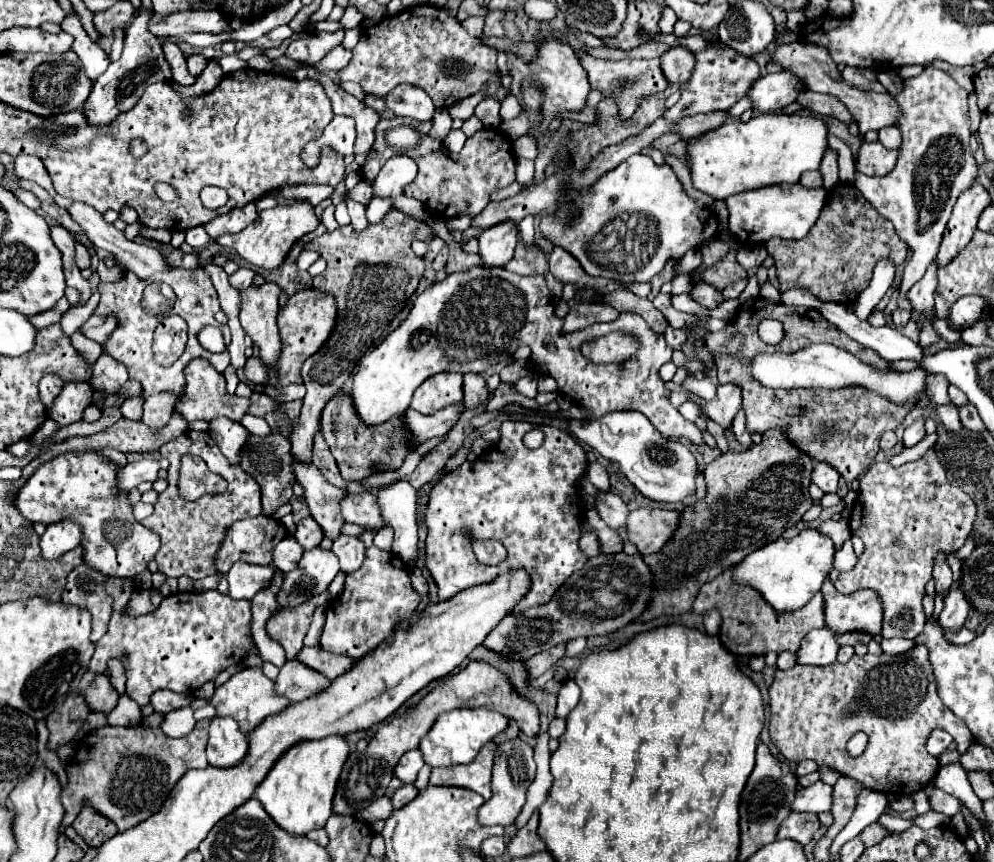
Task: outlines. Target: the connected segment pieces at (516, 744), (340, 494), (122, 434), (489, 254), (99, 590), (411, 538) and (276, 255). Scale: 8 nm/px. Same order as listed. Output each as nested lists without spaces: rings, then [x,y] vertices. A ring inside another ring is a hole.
[[[521,737],[499,743],[493,757],[493,797],[481,805],[479,823],[503,825],[503,827],[511,825],[525,805],[525,793],[527,793],[527,787],[533,783],[533,779],[535,779],[533,747]]]
[[[293,461],[293,471],[305,489],[305,501],[309,505],[311,517],[319,523],[323,537],[335,541],[341,535],[341,527],[345,523],[339,503],[347,497],[347,491],[327,483],[319,469],[311,463]]]
[[[173,415],[171,421],[169,421],[169,425],[163,427],[159,433],[153,433],[153,431],[151,431],[147,425],[143,425],[143,423],[133,423],[133,421],[121,419],[121,421],[117,421],[115,425],[111,425],[109,429],[105,429],[105,431],[101,431],[101,433],[97,433],[97,435],[71,437],[71,439],[67,439],[67,441],[63,441],[63,443],[47,445],[47,447],[41,451],[41,455],[23,469],[23,477],[19,479],[19,483],[15,483],[15,489],[23,483],[23,479],[27,479],[27,477],[37,469],[39,463],[45,463],[47,459],[53,459],[57,453],[67,453],[67,451],[99,451],[99,449],[103,449],[103,447],[113,447],[113,449],[117,449],[117,451],[121,451],[121,453],[149,453],[149,451],[155,451],[157,447],[161,447],[161,443],[165,443],[165,441],[169,441],[169,439],[177,439],[177,437],[183,435],[185,431],[187,431],[187,423],[185,423],[185,419],[177,419],[177,415]]]
[[[499,223],[479,235],[481,267],[505,267],[513,259],[517,233],[513,223]]]
[[[85,563],[79,565],[77,569],[73,569],[73,573],[69,573],[67,577],[67,585],[63,591],[61,601],[65,605],[75,605],[81,609],[87,609],[91,613],[91,643],[97,643],[105,631],[107,631],[107,623],[111,617],[111,603],[113,599],[109,599],[109,595],[105,595],[105,587],[103,581],[107,577],[103,577],[99,571],[89,569]]]
[[[399,481],[387,489],[377,493],[379,507],[383,519],[395,531],[393,553],[403,563],[415,563],[419,557],[417,547],[417,489],[413,489],[407,481]]]
[[[295,201],[293,205],[277,205],[275,209],[261,211],[259,219],[245,227],[241,233],[235,235],[222,235],[216,241],[224,246],[235,249],[241,259],[249,261],[255,267],[261,269],[277,269],[285,257],[289,255],[295,241],[299,241],[303,235],[311,233],[319,225],[319,219],[315,217],[315,209],[309,201]]]

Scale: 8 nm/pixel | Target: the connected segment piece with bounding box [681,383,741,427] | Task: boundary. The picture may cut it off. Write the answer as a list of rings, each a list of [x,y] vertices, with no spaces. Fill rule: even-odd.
[[[733,383],[717,387],[717,397],[711,401],[695,397],[695,393],[687,391],[685,387],[681,387],[681,391],[689,397],[689,401],[697,403],[701,407],[701,411],[705,415],[709,415],[709,419],[713,419],[721,427],[729,427],[733,421],[733,415],[737,415],[737,411],[741,409],[741,389]]]

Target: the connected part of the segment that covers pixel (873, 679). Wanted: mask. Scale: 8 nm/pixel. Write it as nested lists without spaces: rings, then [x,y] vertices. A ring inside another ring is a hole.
[[[915,645],[911,651],[899,655],[855,655],[845,665],[833,663],[829,667],[793,667],[787,671],[777,669],[769,687],[769,713],[769,737],[787,761],[799,763],[803,759],[813,759],[819,767],[831,767],[841,775],[859,781],[863,787],[881,793],[913,795],[915,791],[929,785],[939,771],[937,757],[931,757],[925,749],[925,741],[933,729],[947,731],[957,743],[959,755],[963,755],[973,743],[965,723],[957,719],[953,711],[949,711],[939,699],[937,681],[929,661],[929,649],[925,645]],[[857,731],[867,733],[869,745],[863,755],[851,757],[845,745]]]

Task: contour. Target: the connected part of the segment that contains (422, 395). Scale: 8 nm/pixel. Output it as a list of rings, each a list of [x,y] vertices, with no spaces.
[[[441,373],[421,383],[421,387],[413,393],[409,407],[423,415],[429,415],[461,401],[463,401],[463,375]]]

